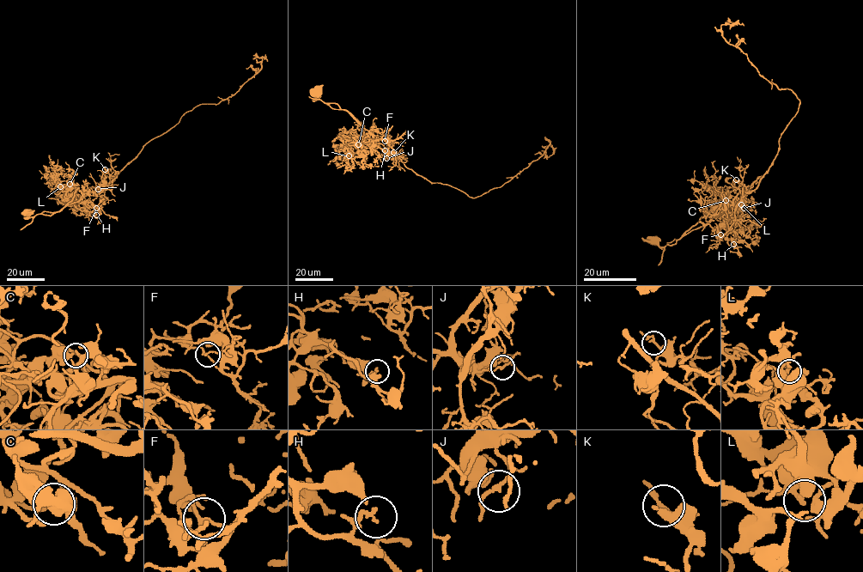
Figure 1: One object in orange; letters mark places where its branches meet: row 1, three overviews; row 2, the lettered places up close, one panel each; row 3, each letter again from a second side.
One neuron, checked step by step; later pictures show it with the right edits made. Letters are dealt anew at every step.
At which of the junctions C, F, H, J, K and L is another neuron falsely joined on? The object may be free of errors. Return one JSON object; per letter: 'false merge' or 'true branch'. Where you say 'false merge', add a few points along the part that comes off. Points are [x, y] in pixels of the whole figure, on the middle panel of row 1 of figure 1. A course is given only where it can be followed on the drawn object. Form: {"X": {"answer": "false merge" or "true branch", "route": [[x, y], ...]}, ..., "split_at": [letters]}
{"C": {"answer": "true branch"}, "F": {"answer": "false merge", "route": [[385, 141], [416, 173], [472, 197], [511, 179], [550, 142], [547, 158]]}, "H": {"answer": "true branch"}, "J": {"answer": "true branch"}, "K": {"answer": "true branch"}, "L": {"answer": "true branch"}, "split_at": ["F"]}

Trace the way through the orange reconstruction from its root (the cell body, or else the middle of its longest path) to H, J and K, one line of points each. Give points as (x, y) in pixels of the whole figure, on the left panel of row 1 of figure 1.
H: (27, 212), (31, 217), (57, 212), (81, 198), (78, 202), (88, 205), (91, 216), (96, 215)
J: (27, 212), (31, 217), (43, 211), (57, 212), (98, 189)
K: (27, 212), (31, 217), (43, 211), (57, 212), (98, 187), (104, 189), (110, 181), (109, 173), (105, 169)

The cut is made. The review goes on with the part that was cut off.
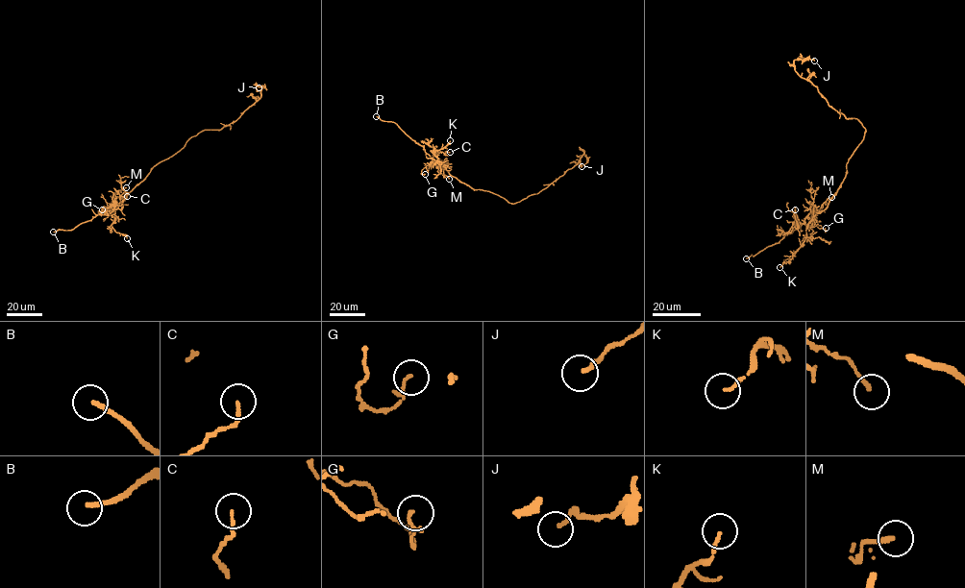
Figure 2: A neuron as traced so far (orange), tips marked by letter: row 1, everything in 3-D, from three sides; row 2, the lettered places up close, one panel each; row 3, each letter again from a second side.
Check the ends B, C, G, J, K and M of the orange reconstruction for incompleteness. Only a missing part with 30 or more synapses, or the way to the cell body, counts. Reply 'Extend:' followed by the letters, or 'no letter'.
Extend: B

